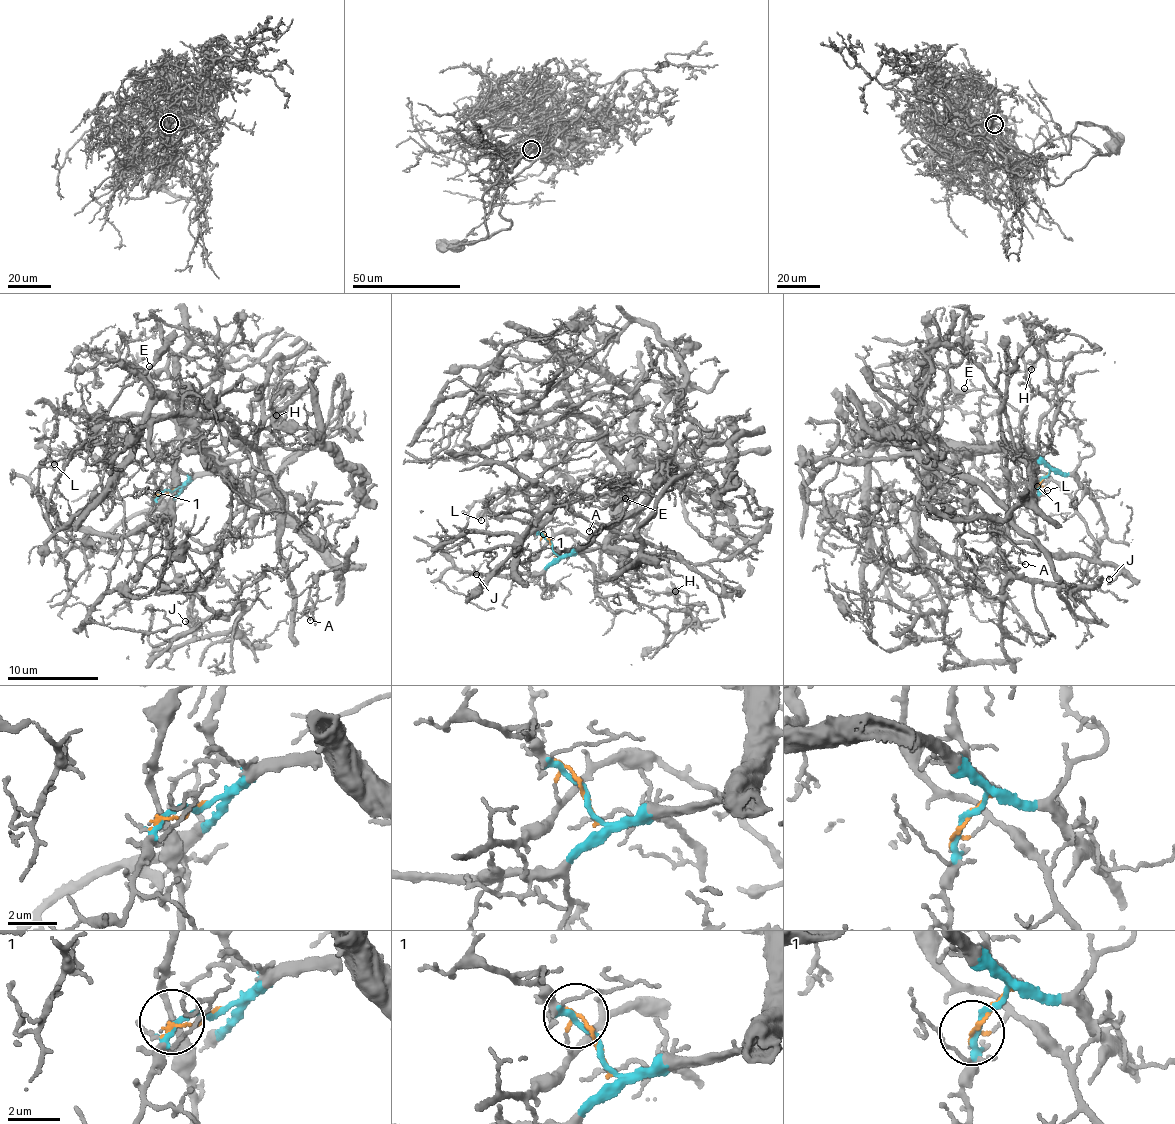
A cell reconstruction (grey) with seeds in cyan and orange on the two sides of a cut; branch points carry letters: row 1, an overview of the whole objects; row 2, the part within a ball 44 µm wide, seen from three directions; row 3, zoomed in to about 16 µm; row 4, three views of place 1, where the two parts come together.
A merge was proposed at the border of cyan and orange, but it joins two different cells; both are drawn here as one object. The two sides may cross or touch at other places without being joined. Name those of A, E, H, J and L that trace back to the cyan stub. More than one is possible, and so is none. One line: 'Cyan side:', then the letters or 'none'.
Cyan side: A, H, L

